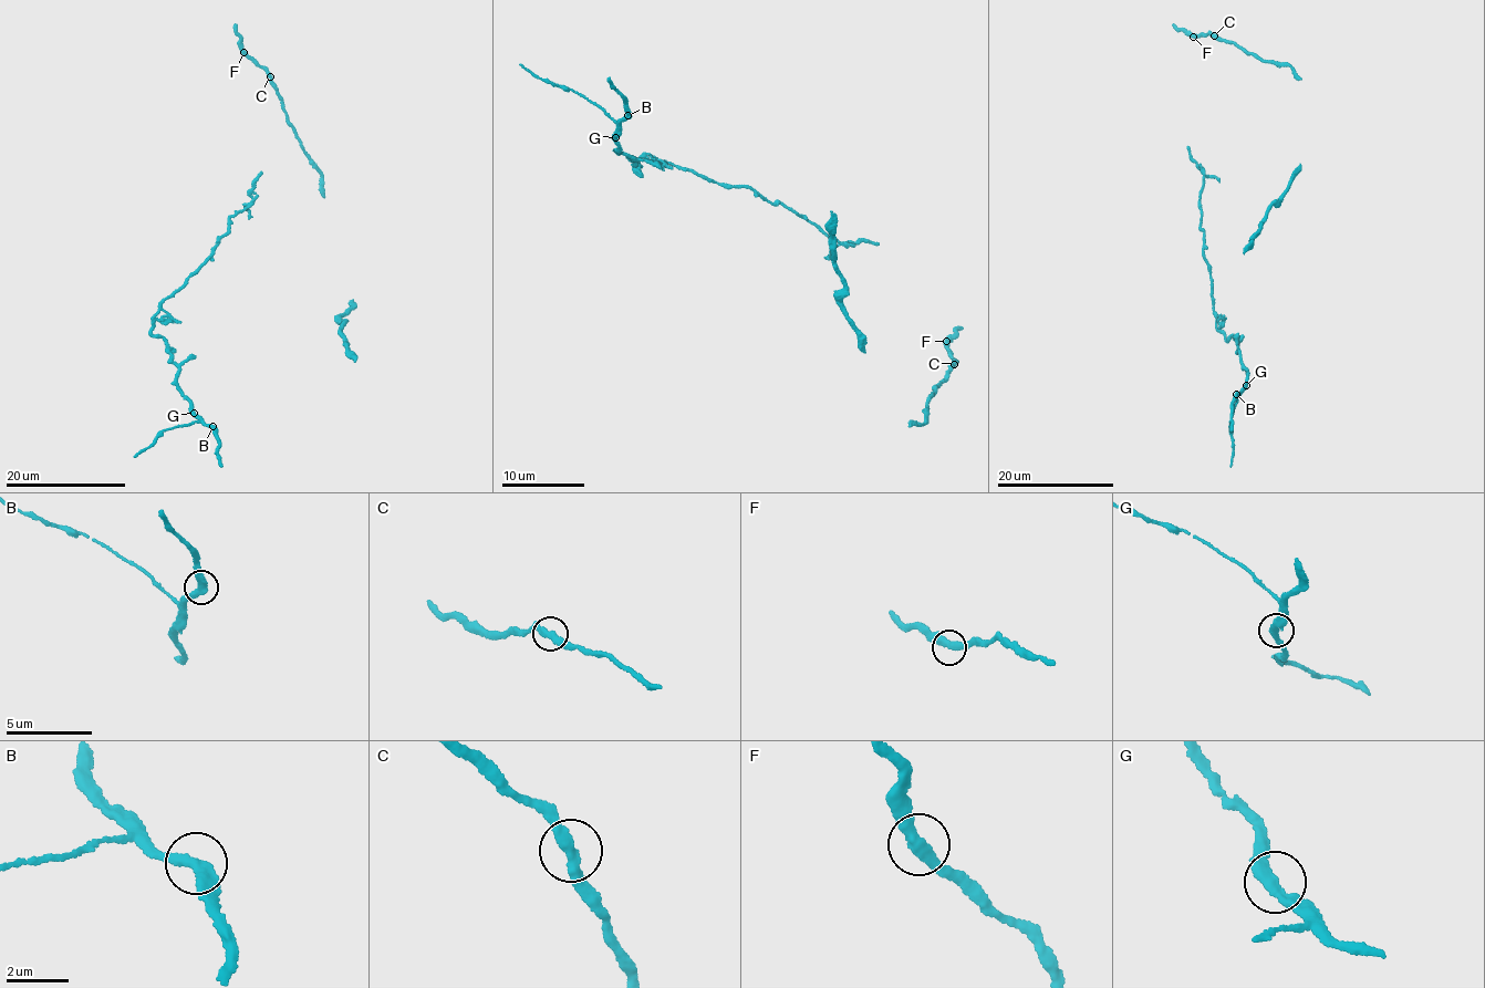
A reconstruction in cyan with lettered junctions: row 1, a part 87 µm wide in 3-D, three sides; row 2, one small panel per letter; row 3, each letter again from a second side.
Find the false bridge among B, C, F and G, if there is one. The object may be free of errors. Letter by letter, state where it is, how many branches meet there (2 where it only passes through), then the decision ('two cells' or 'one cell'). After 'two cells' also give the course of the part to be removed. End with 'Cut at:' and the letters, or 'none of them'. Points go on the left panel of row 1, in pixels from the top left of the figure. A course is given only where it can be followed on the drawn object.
B: at (213, 426); 2 branches meet; one cell
C: at (270, 76); 2 branches meet; one cell
F: at (243, 52); 2 branches meet; one cell
G: at (194, 413); 2 branches meet; one cell
Cut at: none of them

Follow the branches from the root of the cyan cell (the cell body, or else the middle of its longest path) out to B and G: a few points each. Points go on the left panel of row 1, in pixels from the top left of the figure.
B: (225, 236), (161, 304), (152, 331), (177, 365), (179, 391), (193, 415), (213, 426)
G: (225, 236), (210, 257), (161, 304), (152, 331), (166, 342), (177, 365), (179, 391), (194, 412)

